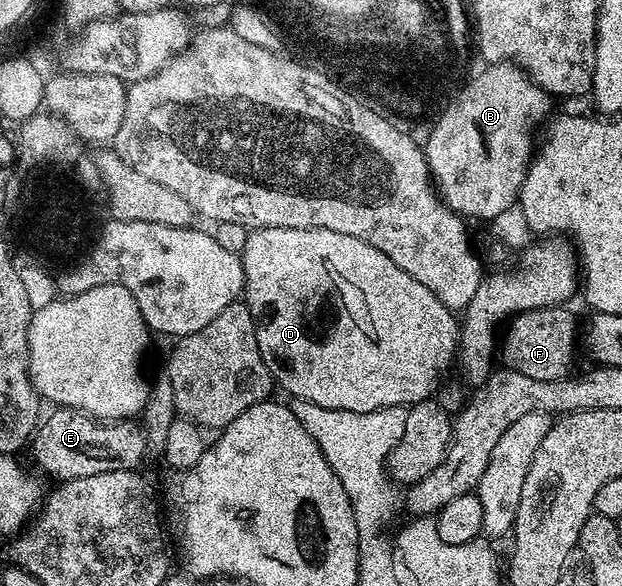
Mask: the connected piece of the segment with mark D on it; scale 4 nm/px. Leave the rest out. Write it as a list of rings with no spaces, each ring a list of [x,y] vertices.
[[[259,227],[251,230],[246,237],[246,244],[240,253],[242,260],[242,268],[244,269],[244,302],[246,308],[251,313],[251,323],[254,324],[254,332],[256,333],[256,341],[258,342],[258,351],[264,357],[264,361],[268,365],[270,375],[274,378],[275,384],[279,388],[290,394],[294,399],[303,399],[309,403],[320,405],[324,409],[336,409],[337,411],[347,411],[348,413],[372,413],[381,407],[401,407],[403,405],[413,405],[415,403],[425,403],[435,394],[436,388],[439,386],[438,370],[446,371],[456,359],[458,349],[458,328],[459,320],[456,318],[455,312],[443,305],[437,297],[428,289],[424,289],[424,285],[420,285],[420,281],[416,281],[416,277],[412,277],[408,273],[404,273],[404,269],[400,269],[400,265],[396,265],[396,261],[392,261],[392,257],[388,257],[384,253],[380,253],[380,249],[376,249],[372,245],[368,245],[368,241],[360,241],[360,237],[352,237],[348,233],[336,233],[332,229],[288,229],[287,227]]]

